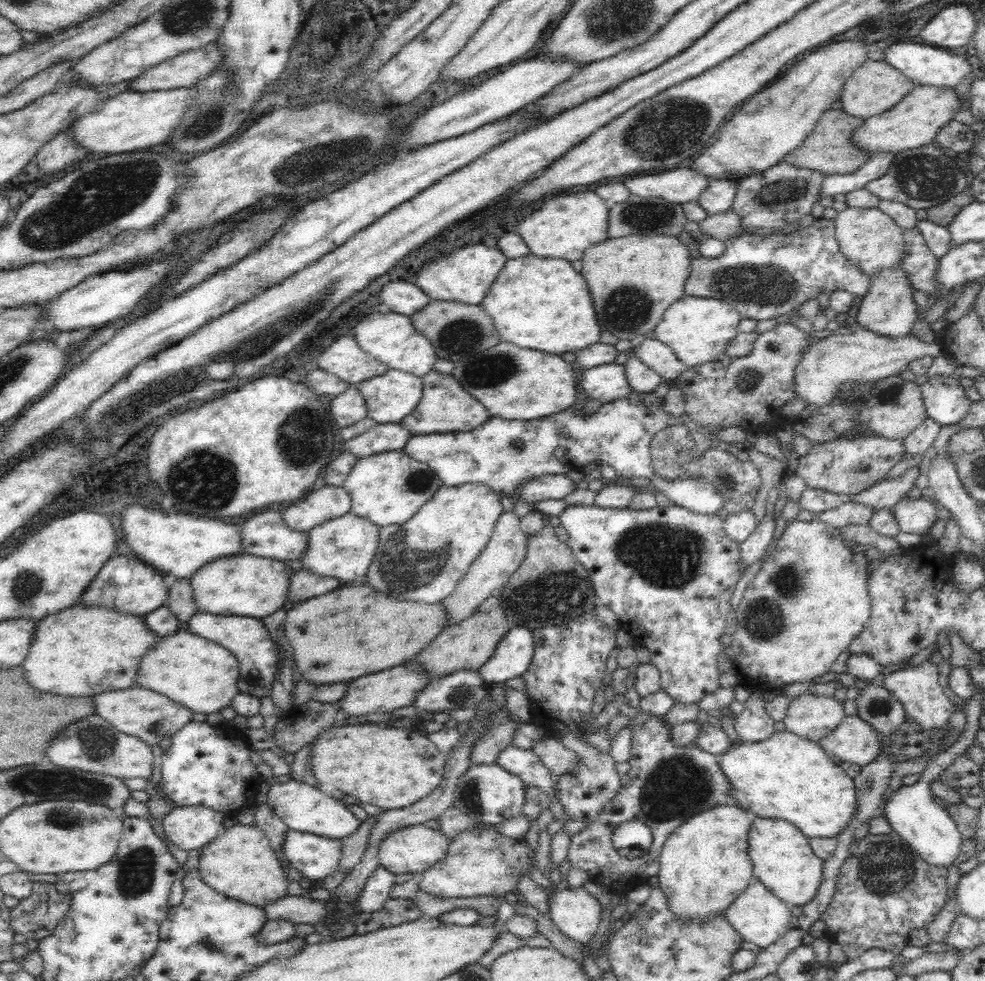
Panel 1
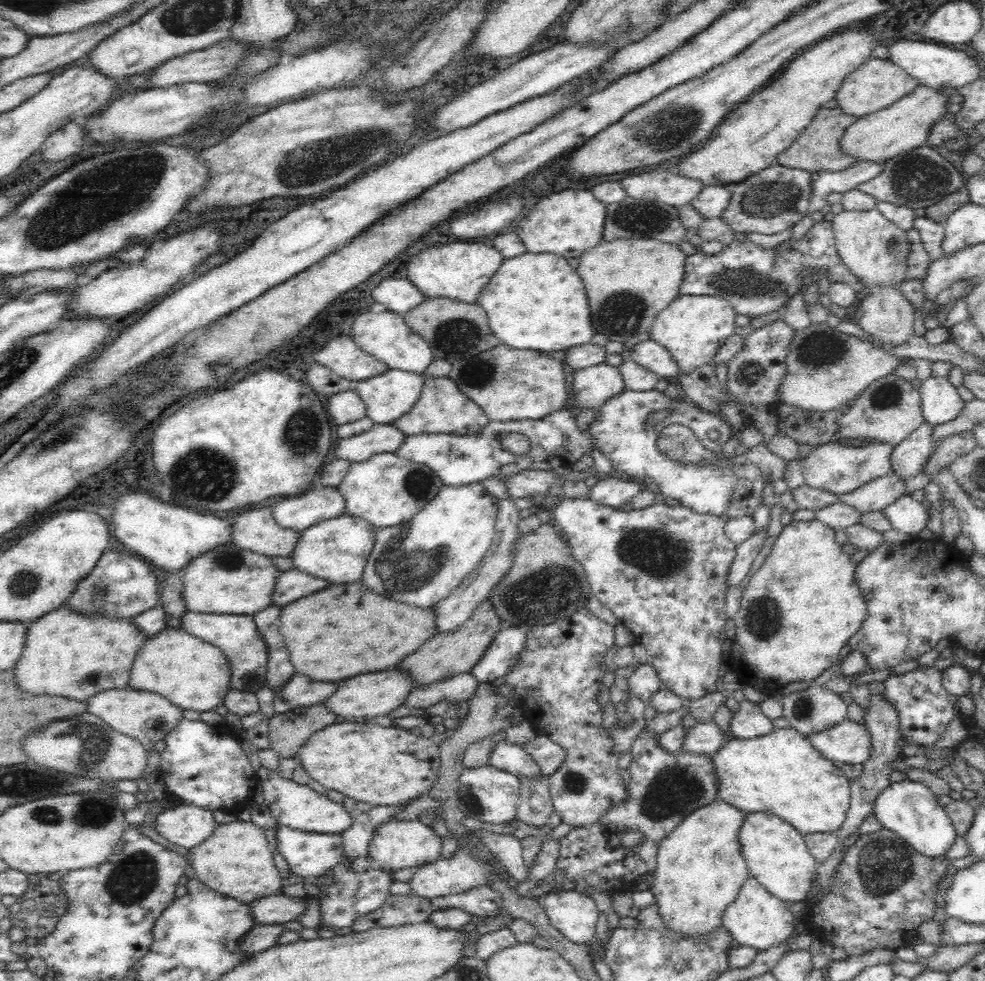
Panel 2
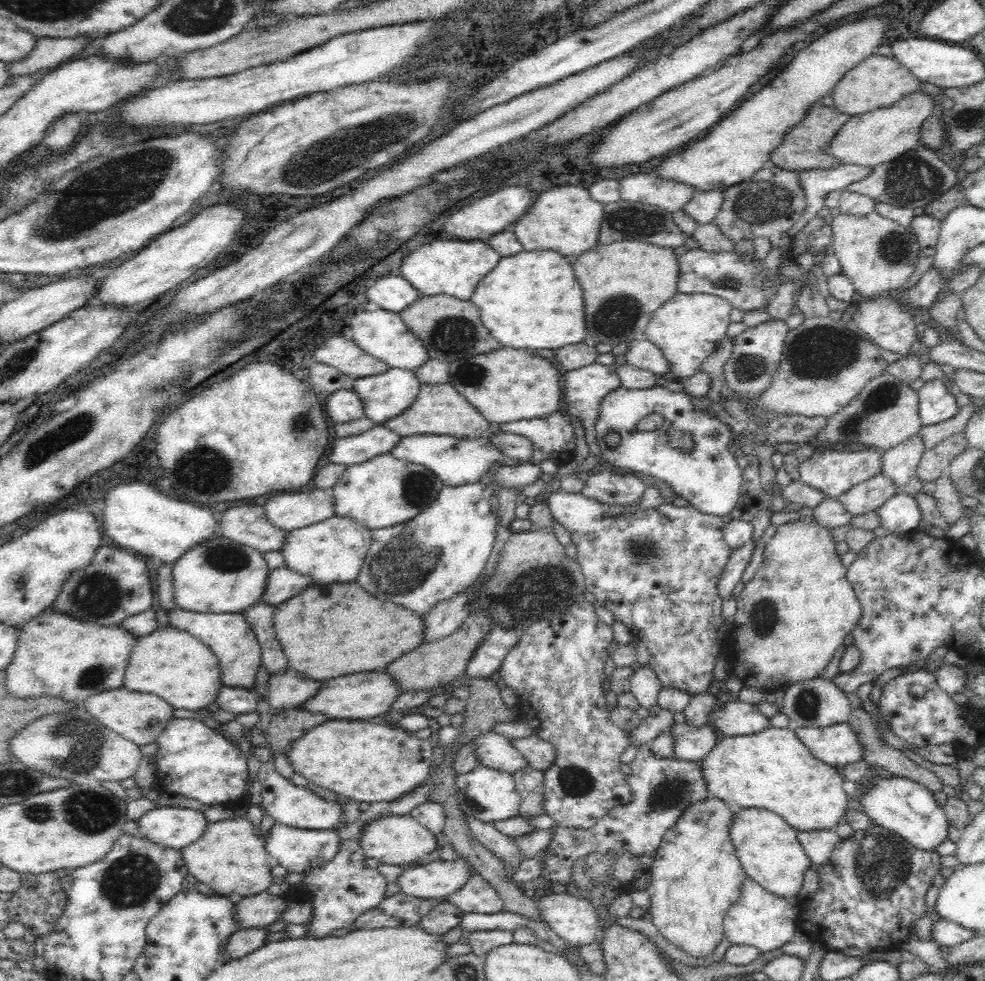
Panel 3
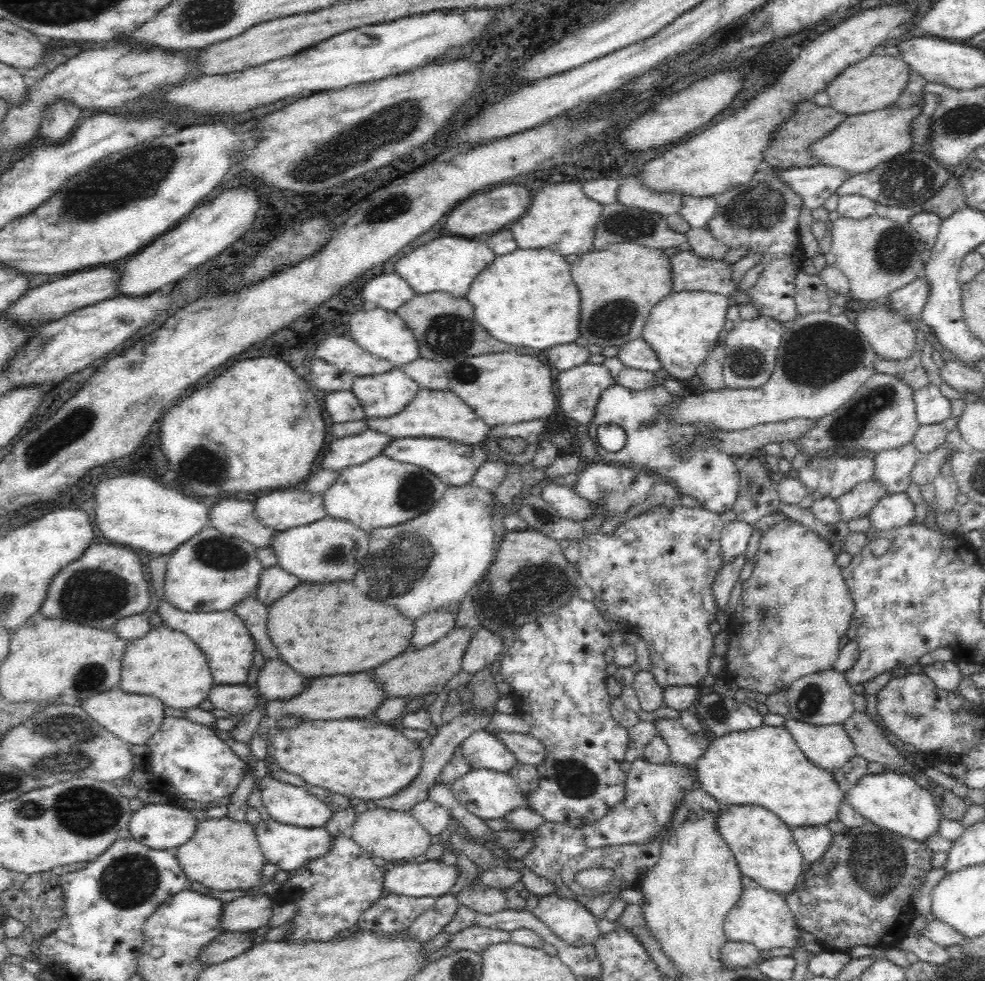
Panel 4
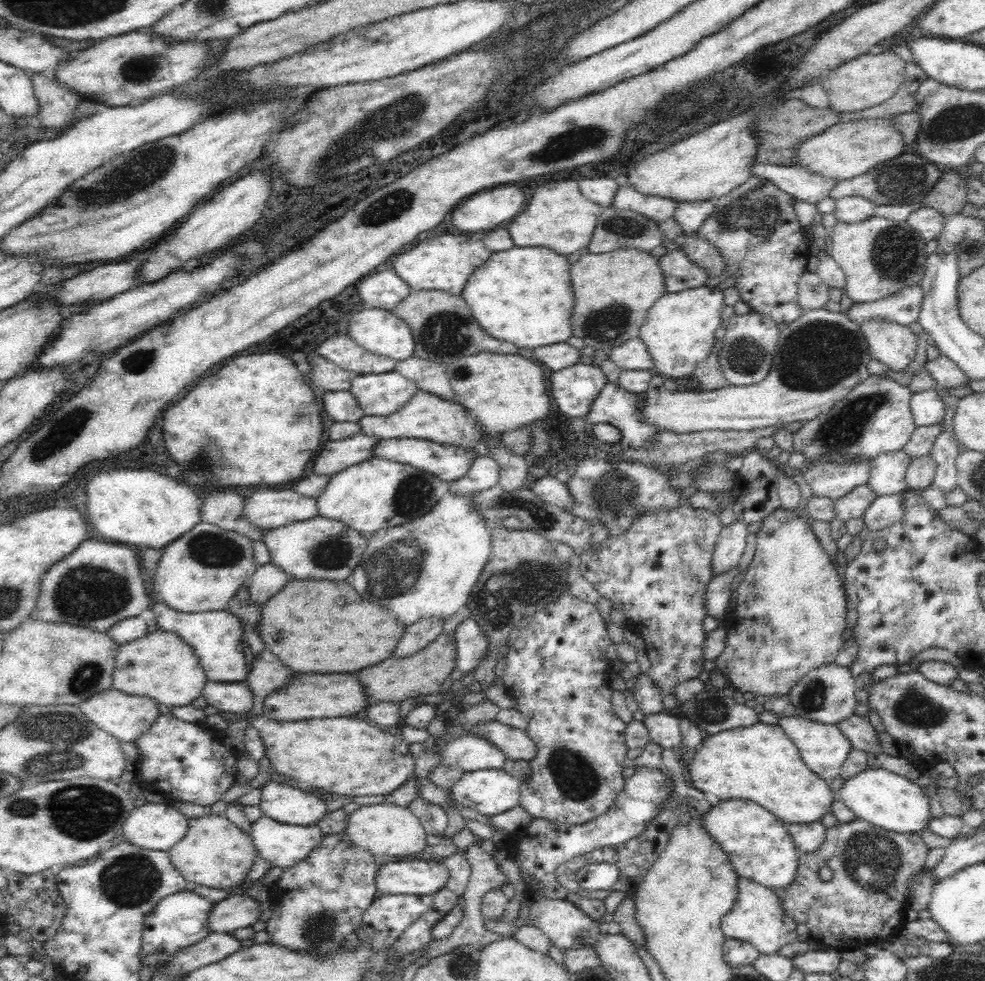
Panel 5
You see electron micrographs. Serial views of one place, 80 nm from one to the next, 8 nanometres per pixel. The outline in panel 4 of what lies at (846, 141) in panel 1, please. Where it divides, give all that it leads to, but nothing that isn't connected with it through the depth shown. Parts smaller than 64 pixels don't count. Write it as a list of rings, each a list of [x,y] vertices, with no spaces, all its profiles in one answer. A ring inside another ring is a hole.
[[[812,101],[798,102],[794,106],[794,110],[790,112],[790,116],[778,124],[772,132],[771,144],[763,151],[763,161],[774,166],[775,168],[796,168],[802,166],[818,165],[809,152],[810,144],[824,138],[826,134],[830,134],[838,124],[846,120],[847,115],[838,112],[830,105],[818,106]]]

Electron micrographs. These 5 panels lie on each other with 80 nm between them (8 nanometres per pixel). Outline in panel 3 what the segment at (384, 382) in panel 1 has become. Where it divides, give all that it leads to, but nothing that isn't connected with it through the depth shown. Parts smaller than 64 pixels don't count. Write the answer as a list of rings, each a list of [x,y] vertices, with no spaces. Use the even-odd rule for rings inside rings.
[[[390,367],[386,372],[356,380],[352,390],[362,400],[365,415],[378,425],[408,408],[421,385],[412,371]]]

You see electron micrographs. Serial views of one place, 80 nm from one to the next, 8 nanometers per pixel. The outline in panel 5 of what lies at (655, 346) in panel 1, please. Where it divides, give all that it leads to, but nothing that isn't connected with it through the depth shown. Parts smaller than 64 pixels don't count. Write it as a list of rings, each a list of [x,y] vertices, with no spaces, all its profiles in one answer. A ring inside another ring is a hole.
[[[640,337],[632,338],[608,350],[607,358],[620,370],[650,370],[654,366],[652,357]]]

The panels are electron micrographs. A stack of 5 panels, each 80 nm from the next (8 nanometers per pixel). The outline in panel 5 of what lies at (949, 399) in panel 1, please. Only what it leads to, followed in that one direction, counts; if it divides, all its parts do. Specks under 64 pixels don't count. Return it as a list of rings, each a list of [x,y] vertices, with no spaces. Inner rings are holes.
[[[934,389],[913,393],[909,405],[916,427],[936,424],[944,416],[944,403]]]

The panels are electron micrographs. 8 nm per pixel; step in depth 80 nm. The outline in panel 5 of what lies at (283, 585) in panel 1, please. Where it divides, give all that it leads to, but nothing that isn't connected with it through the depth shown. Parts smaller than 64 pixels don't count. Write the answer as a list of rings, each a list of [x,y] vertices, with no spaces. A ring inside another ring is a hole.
[[[201,521],[162,549],[161,560],[148,580],[151,592],[157,592],[160,601],[178,612],[224,610],[238,586],[244,582],[248,585],[256,567],[247,536]]]

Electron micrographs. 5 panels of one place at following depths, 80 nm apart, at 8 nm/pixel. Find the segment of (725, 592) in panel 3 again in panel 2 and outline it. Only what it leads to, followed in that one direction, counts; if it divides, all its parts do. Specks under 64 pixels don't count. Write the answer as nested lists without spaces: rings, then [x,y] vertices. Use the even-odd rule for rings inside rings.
[[[766,531],[755,532],[748,540],[744,540],[744,543],[736,545],[736,555],[728,568],[728,580],[726,580],[728,590],[730,586],[738,587],[742,579],[746,578],[759,562],[759,557],[768,545]]]

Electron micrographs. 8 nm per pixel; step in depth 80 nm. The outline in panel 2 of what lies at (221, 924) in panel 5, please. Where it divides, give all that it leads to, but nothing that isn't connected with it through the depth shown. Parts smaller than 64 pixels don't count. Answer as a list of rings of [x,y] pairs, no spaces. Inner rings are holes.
[[[284,893],[268,894],[246,903],[250,907],[252,926],[259,924],[284,924],[296,920],[308,904],[306,897],[289,897]]]

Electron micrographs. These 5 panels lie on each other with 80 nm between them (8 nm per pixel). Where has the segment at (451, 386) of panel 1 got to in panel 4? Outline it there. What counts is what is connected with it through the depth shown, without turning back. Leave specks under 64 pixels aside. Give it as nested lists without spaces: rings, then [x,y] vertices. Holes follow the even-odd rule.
[[[421,388],[416,396],[407,404],[402,412],[388,418],[367,418],[366,428],[382,432],[392,438],[418,438],[436,437],[448,439],[464,445],[482,443],[489,433],[488,425],[480,418],[472,408],[468,407],[454,391],[433,391]]]

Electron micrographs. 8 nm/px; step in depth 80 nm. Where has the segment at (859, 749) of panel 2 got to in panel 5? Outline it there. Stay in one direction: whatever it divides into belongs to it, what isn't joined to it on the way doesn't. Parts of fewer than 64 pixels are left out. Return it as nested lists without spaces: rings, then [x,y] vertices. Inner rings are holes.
[[[796,715],[778,717],[777,724],[782,727],[788,738],[796,745],[806,767],[816,773],[820,779],[828,781],[840,774],[842,764],[848,757],[852,745],[836,725],[824,724]]]

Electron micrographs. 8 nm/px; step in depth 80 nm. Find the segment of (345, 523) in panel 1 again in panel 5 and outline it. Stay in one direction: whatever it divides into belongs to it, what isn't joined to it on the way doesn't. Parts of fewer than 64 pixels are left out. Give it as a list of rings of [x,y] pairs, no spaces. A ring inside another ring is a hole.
[[[322,516],[265,530],[261,541],[270,552],[270,563],[294,579],[347,581],[367,548],[358,531]]]

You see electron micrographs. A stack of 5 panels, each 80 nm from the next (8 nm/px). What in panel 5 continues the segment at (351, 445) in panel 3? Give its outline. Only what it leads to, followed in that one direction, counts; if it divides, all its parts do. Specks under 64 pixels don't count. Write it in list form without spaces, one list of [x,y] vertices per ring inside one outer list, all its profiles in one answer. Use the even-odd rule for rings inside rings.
[[[362,432],[342,440],[329,440],[313,458],[312,473],[332,476],[370,458],[378,438]]]

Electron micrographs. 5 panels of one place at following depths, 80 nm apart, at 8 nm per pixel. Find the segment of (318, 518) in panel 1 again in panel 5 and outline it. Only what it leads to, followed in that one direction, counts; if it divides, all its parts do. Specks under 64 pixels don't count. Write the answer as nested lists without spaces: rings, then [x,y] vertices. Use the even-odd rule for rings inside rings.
[[[256,490],[242,494],[243,516],[258,529],[268,530],[319,516],[314,498],[305,498],[292,490]]]

